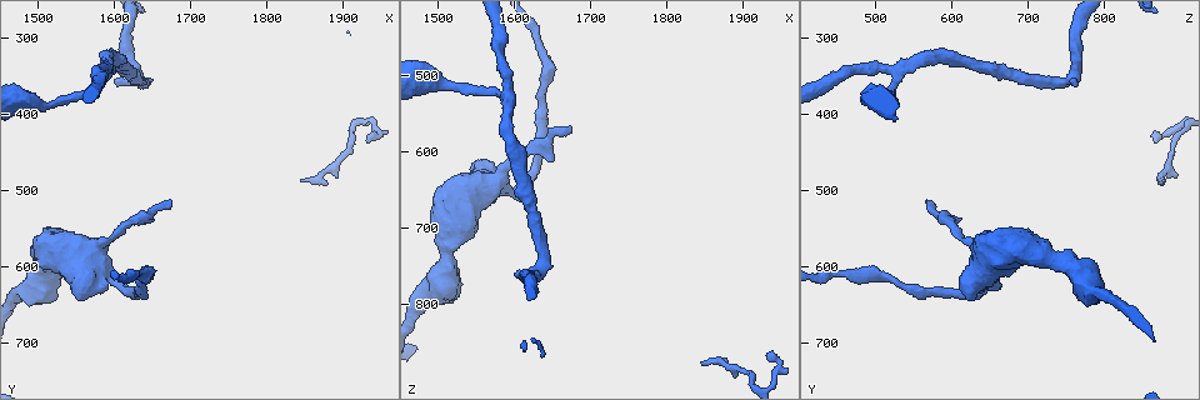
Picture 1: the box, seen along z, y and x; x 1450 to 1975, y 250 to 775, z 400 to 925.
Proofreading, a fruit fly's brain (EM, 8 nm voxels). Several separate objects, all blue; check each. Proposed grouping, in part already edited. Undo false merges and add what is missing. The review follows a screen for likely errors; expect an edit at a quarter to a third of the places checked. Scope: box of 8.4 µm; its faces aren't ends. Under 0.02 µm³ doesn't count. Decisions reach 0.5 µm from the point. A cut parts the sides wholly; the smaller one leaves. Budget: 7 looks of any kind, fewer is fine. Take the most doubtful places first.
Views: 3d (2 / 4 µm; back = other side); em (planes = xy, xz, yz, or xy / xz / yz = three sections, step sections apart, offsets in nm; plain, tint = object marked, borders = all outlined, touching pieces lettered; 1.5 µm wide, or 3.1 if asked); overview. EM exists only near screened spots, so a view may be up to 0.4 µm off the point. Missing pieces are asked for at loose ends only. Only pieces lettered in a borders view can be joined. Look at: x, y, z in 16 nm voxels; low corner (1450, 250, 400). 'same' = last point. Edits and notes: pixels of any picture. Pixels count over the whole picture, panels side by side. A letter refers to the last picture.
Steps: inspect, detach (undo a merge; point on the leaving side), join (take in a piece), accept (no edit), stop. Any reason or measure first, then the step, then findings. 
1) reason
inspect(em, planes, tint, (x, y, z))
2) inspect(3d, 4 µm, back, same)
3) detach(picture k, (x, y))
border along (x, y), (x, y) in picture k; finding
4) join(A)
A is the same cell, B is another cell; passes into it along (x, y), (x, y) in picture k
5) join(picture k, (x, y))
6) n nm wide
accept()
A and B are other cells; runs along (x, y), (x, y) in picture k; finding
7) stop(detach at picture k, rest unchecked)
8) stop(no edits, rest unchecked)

branch stops here
inspect(3d, 2 µm, (1670, 515, 565))

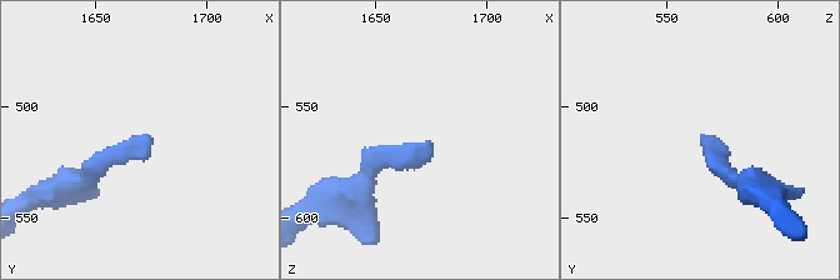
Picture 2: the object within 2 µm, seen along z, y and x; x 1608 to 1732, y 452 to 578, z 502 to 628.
inspect(em, planes, borders, (1675, 513, 566))

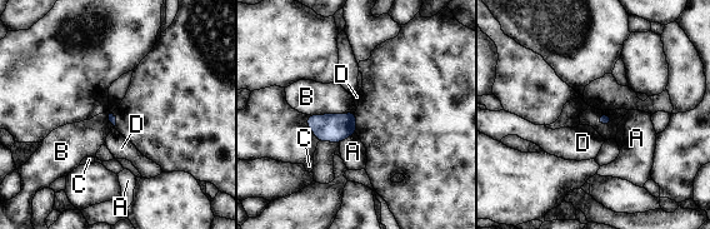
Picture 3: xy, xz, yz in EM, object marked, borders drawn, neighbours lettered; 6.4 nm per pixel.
accept()
A, B, C and D are other cells; border along (354, 111), (310, 115) in picture 3; no lettered piece goes on from it

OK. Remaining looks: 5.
sharp bend
inspect(em, planes, borders, (1630, 350, 755))

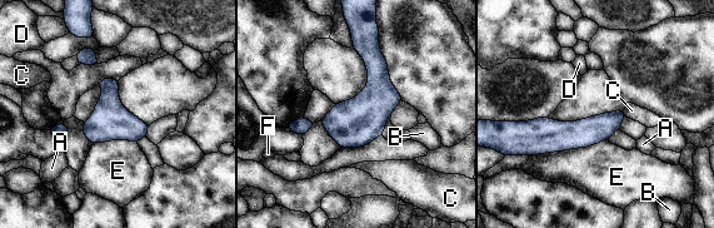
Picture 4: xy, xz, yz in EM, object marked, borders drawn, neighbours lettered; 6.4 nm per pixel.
accept()
A, B, C, D, E and F are other cells; runs along (620, 113), (589, 132), (524, 127) in picture 4; continuous, no second cell

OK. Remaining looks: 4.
sharp bend
inspect(em, planes, plain, (1585, 345, 525))

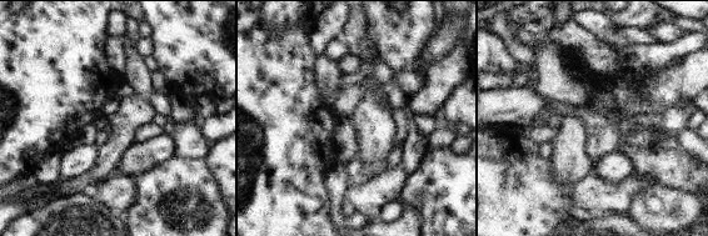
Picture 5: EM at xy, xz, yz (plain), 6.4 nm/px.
inspect(em, planes, borders, same)

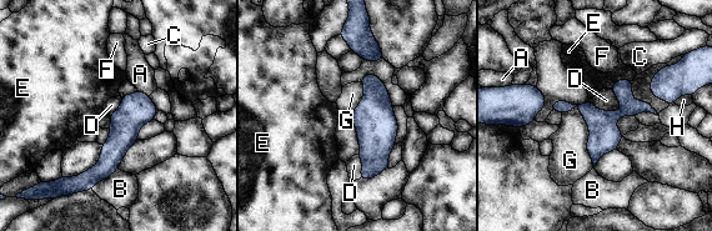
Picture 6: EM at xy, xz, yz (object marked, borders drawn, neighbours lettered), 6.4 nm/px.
G touches over 420 nm
accept()
A, B, C, D, E, F, G and H are other cells; runs along (145, 98), (110, 159), (79, 181) in picture 6; all the same cell

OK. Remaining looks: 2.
stop(no edits, rest unchecked)

